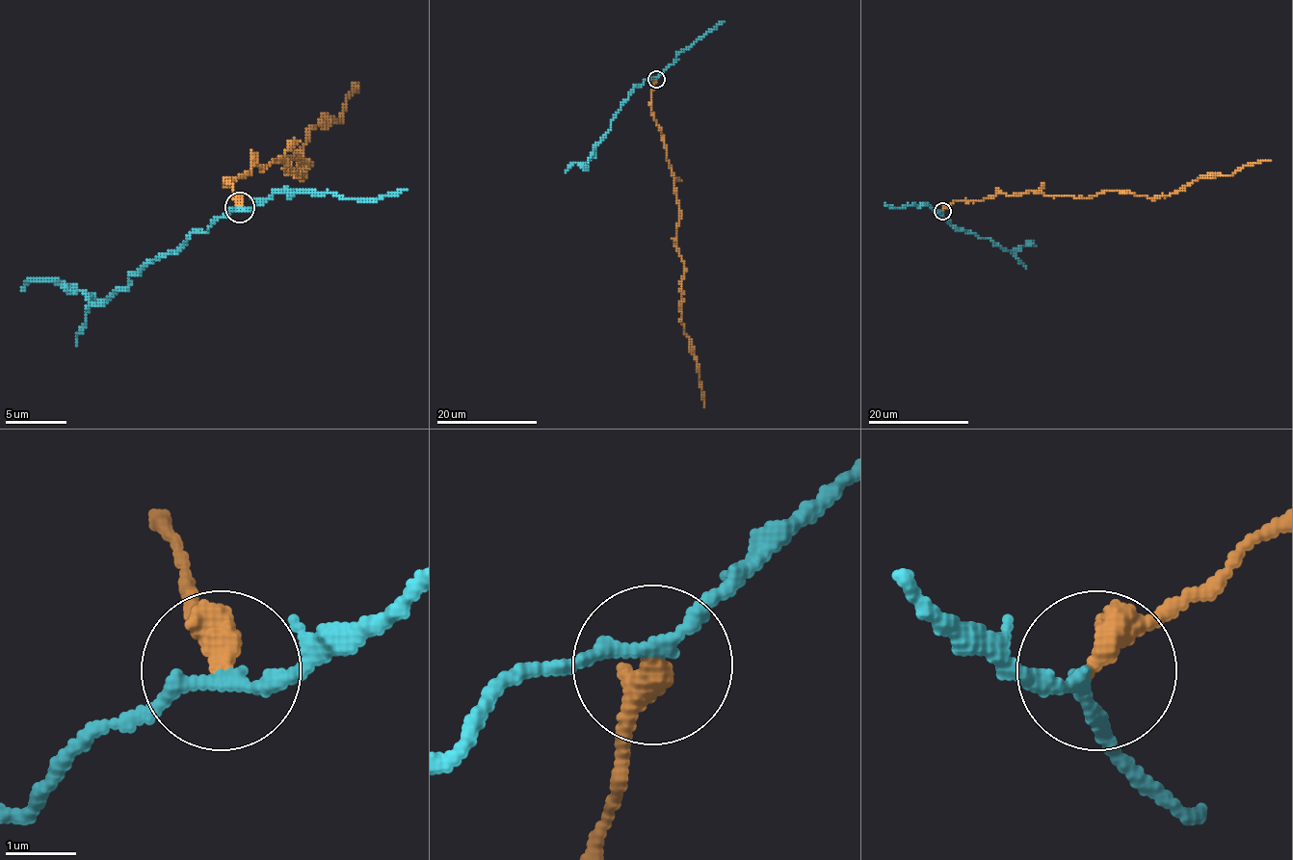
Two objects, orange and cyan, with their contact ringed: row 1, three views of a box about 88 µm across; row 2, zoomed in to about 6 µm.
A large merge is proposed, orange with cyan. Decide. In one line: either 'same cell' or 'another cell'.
another cell

